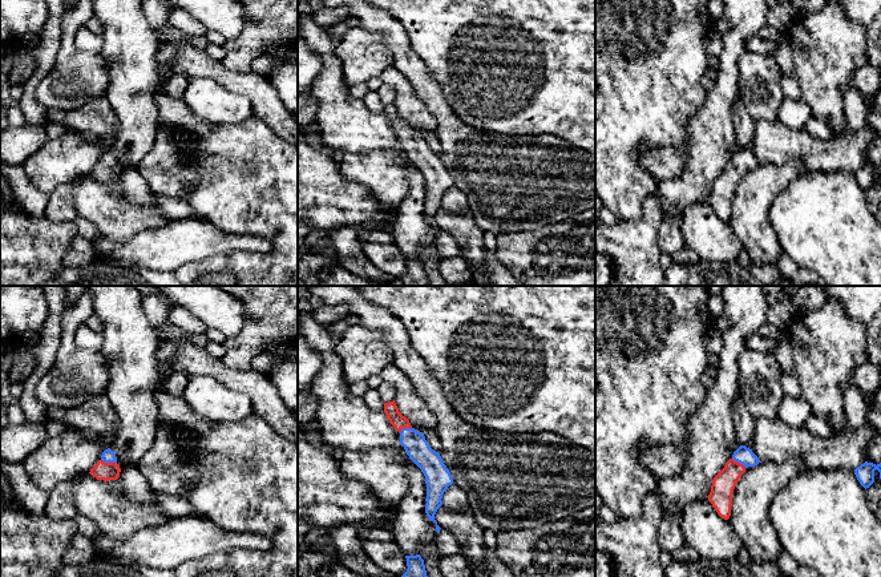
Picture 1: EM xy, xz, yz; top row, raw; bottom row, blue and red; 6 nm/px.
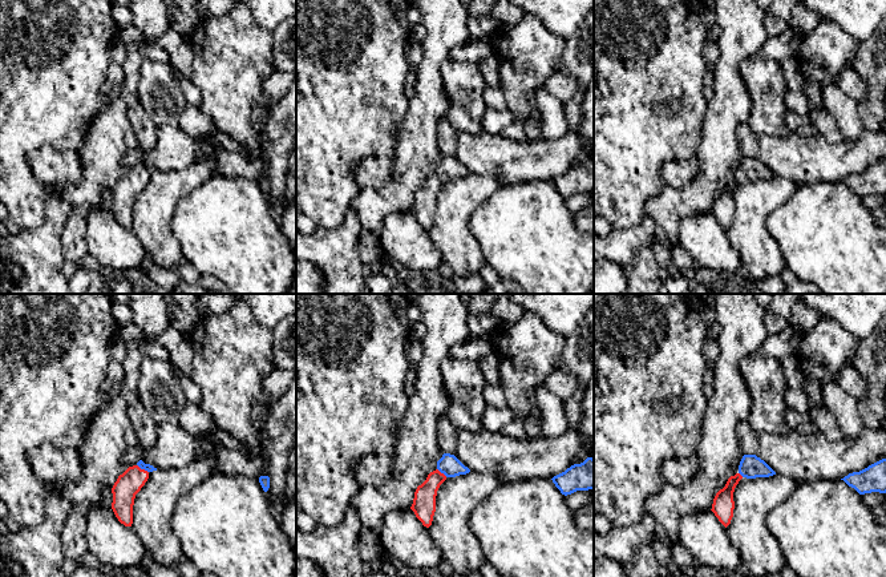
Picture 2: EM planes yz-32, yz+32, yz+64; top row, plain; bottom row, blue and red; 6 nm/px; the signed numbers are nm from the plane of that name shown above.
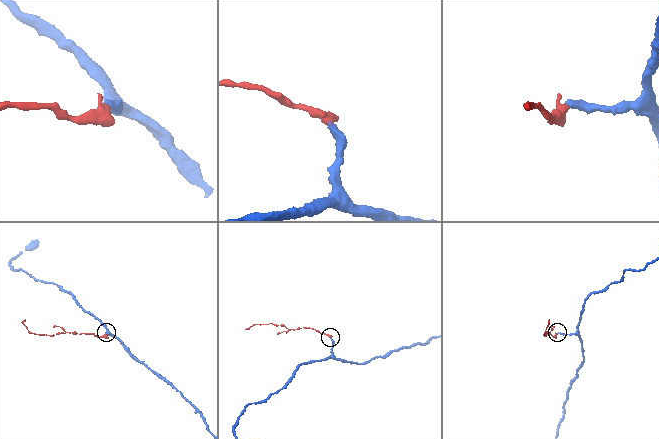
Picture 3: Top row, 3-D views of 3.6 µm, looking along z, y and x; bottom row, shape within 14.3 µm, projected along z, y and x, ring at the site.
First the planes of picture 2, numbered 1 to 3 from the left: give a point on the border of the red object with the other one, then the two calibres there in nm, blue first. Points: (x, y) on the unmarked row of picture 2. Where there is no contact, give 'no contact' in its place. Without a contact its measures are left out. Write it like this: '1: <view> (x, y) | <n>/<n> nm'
1: yz-32 (142, 170) | 50/150 nm
2: yz+32 (442, 174) | 120/140 nm
3: yz+64 (741, 177) | 140/130 nm

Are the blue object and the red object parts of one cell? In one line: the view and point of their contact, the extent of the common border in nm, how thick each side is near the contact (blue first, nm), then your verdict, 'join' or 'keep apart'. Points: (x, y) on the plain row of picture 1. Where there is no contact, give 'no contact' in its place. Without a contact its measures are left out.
xy (109, 164) | 100 nm | 80/110 nm | join

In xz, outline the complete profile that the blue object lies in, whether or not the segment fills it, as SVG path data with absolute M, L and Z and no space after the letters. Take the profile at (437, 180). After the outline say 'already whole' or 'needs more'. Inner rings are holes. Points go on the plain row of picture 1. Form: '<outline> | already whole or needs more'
M395 102L384 105L384 114L389 125L400 134L400 146L407 157L425 178L425 215L431 223L436 225L435 217L442 207L442 197L453 186L452 177L440 156L429 149L424 136L417 134L409 122L399 114Z | needs more

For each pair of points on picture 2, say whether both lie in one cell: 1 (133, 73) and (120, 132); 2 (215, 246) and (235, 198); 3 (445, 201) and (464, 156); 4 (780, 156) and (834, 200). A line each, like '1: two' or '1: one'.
1: one
2: one
3: two
4: two

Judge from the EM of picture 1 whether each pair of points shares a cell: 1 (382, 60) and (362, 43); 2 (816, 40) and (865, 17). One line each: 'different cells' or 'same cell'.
1: same cell
2: different cells

